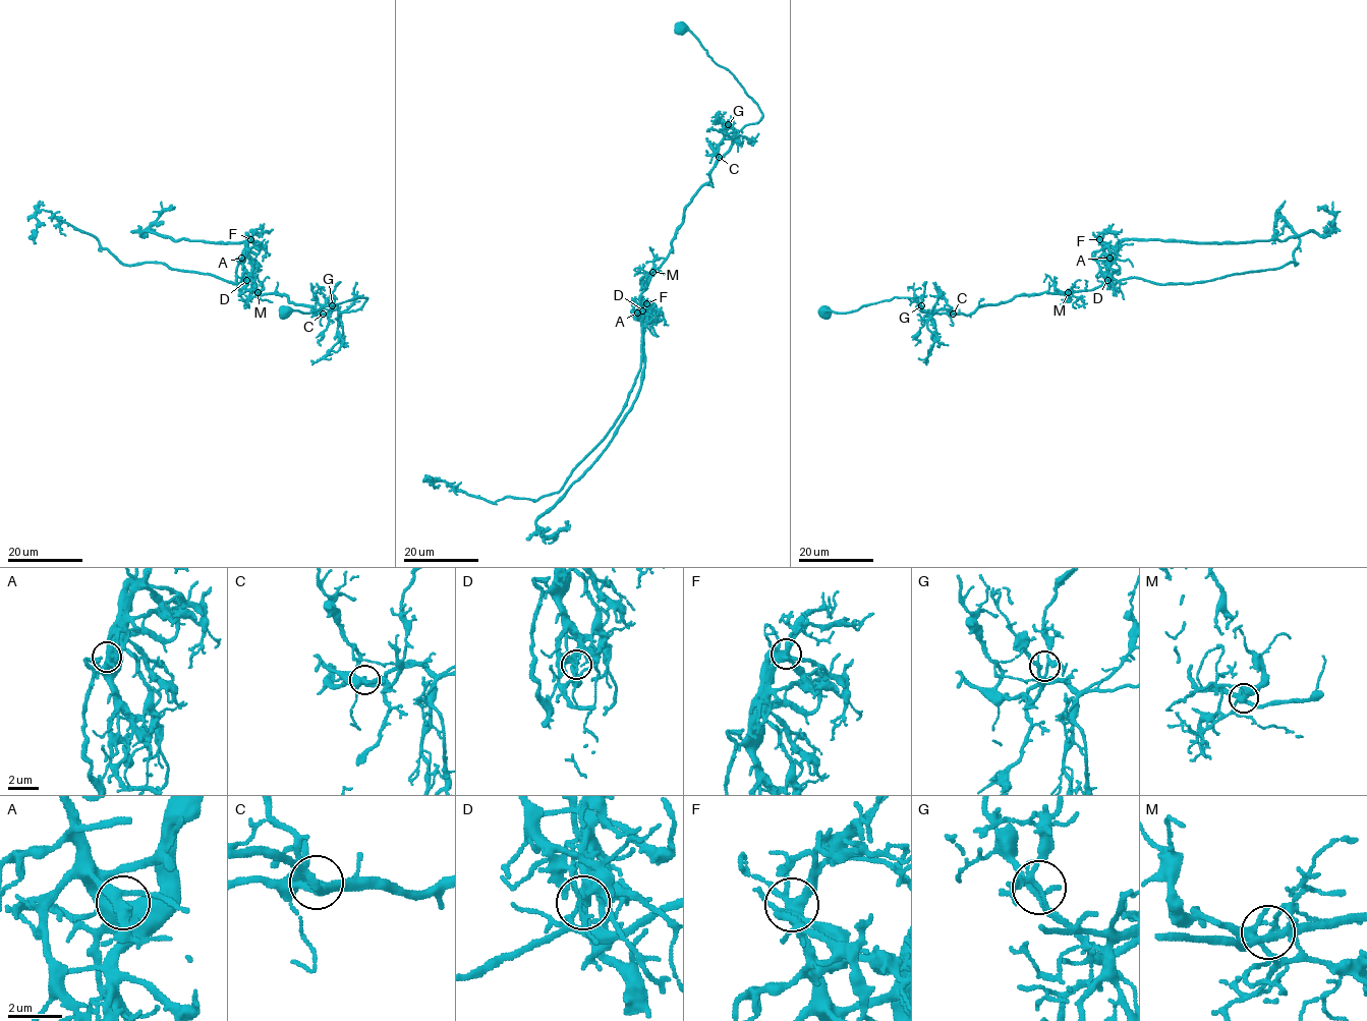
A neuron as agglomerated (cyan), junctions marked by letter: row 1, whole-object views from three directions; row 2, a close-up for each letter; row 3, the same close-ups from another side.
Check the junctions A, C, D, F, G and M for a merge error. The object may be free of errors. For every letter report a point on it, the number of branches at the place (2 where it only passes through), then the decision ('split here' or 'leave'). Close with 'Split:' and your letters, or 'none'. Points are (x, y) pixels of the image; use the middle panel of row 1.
A: place (637, 313); branches 3; leave
C: place (719, 157); branches 3; leave
D: place (642, 310); branches 3; split here
F: place (646, 303); branches 7; leave
G: place (728, 124); branches 5; leave
M: place (652, 272); branches 5; leave
Split: D

